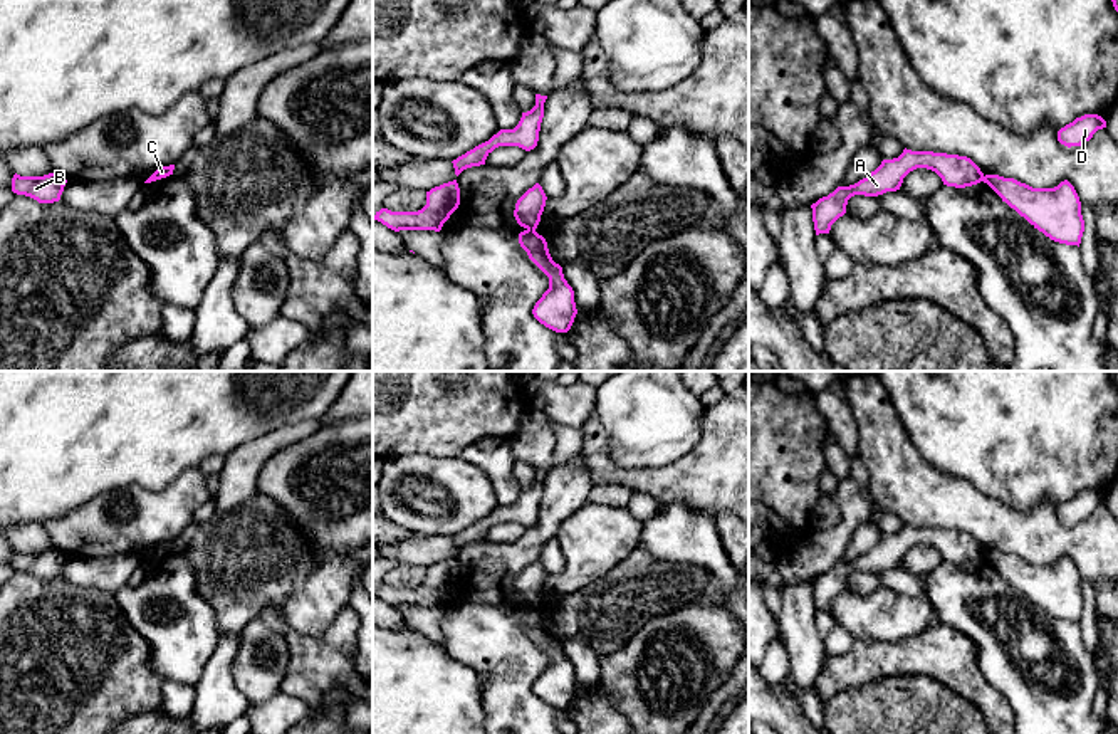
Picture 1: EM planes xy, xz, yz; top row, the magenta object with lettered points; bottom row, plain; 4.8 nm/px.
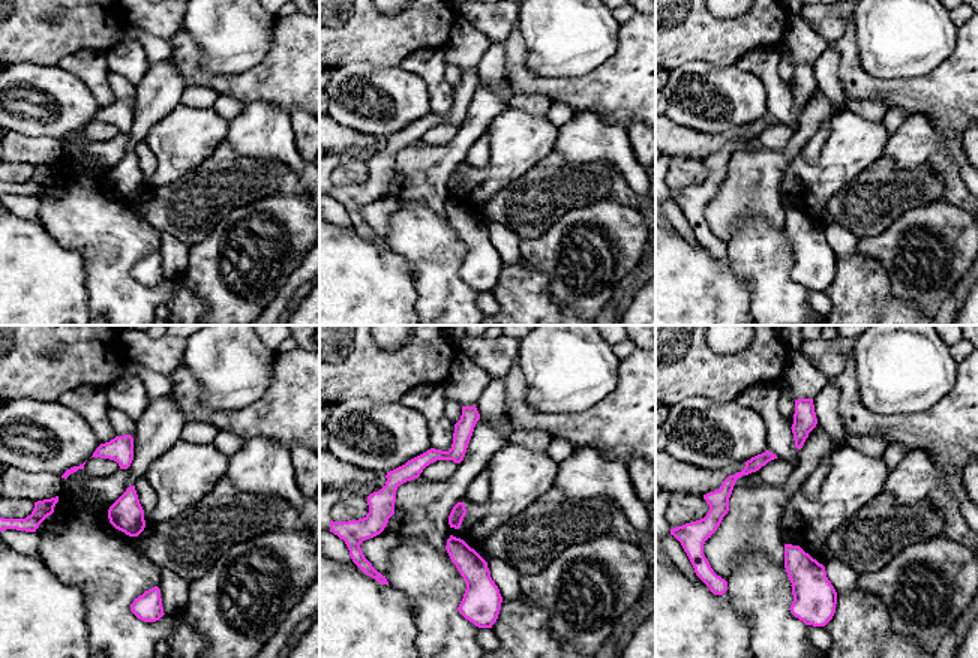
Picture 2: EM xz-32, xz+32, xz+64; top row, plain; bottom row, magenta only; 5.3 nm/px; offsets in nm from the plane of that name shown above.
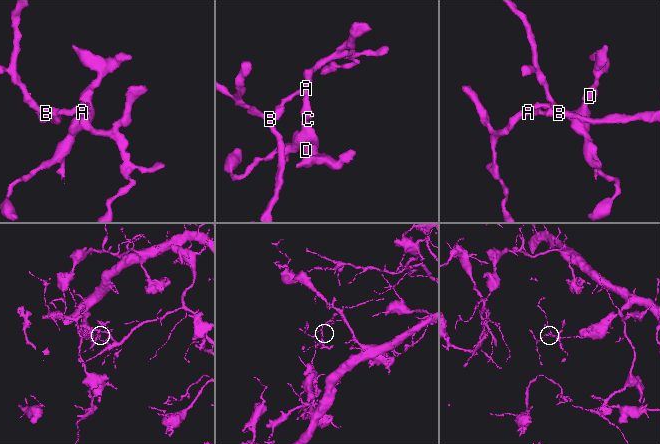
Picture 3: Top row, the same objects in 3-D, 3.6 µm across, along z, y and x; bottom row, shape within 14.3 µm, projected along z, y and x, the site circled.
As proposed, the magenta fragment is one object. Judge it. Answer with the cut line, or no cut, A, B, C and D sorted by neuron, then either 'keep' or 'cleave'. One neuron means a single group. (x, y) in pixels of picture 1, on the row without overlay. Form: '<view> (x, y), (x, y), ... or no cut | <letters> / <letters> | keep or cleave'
xz (527, 603), (534, 607) | A B C / D | cleave

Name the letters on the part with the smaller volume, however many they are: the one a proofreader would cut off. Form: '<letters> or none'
D

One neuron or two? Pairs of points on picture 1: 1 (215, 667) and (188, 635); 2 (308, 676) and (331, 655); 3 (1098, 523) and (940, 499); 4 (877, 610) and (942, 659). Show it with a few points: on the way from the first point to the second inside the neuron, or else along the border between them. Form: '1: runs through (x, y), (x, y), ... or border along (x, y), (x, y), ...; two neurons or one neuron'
1: border along (219, 635), (214, 654), (193, 684); two neurons
2: runs through (313, 671), (326, 660); one neuron
3: runs through (1060, 534), (1009, 531), (979, 514); one neuron
4: border along (929, 625), (898, 640), (873, 639); two neurons

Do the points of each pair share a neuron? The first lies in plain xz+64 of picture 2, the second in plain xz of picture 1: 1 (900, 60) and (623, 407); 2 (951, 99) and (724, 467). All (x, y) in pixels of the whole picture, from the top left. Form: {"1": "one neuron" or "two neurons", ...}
{"1": "one neuron", "2": "one neuron"}

